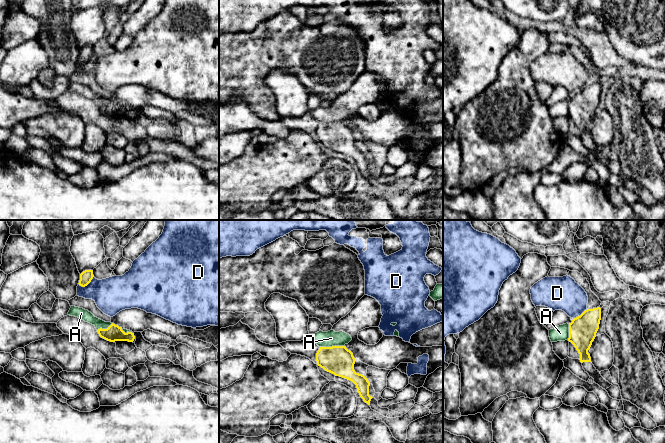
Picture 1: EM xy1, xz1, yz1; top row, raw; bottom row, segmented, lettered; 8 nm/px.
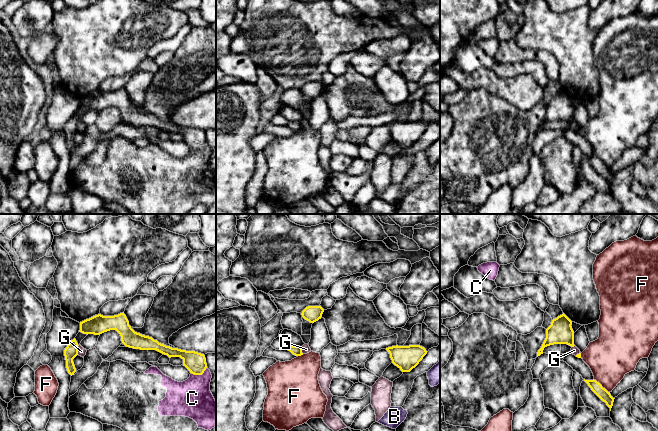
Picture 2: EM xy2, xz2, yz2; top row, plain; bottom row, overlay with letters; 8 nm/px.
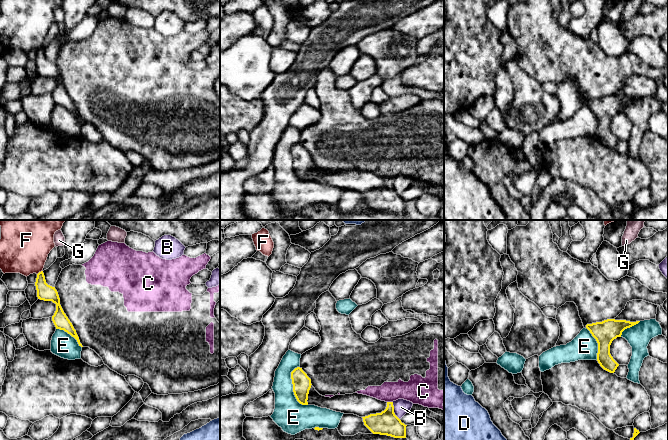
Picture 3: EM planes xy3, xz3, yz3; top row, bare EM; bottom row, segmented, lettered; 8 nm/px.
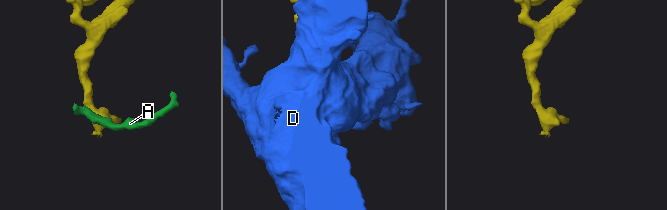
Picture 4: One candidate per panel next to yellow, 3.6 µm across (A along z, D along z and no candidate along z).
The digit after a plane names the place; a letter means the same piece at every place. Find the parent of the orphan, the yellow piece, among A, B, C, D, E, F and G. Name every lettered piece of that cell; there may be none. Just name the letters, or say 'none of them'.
none of them

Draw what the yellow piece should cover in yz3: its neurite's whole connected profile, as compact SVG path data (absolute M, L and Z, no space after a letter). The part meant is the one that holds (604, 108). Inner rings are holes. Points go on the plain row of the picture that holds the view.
M607 95L602 98L586 101L586 104L598 119L597 137L604 146L614 149L619 142L610 130L610 121L612 117L617 113L621 113L625 105L639 98L640 97L630 98L626 96Z

